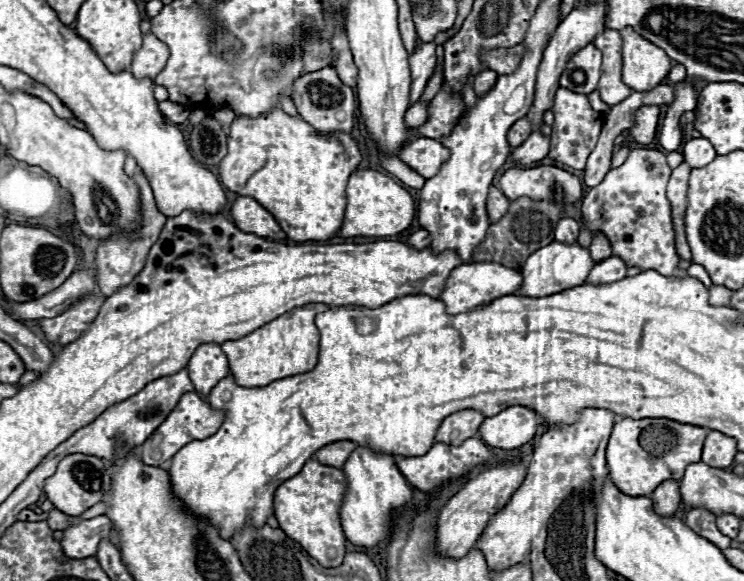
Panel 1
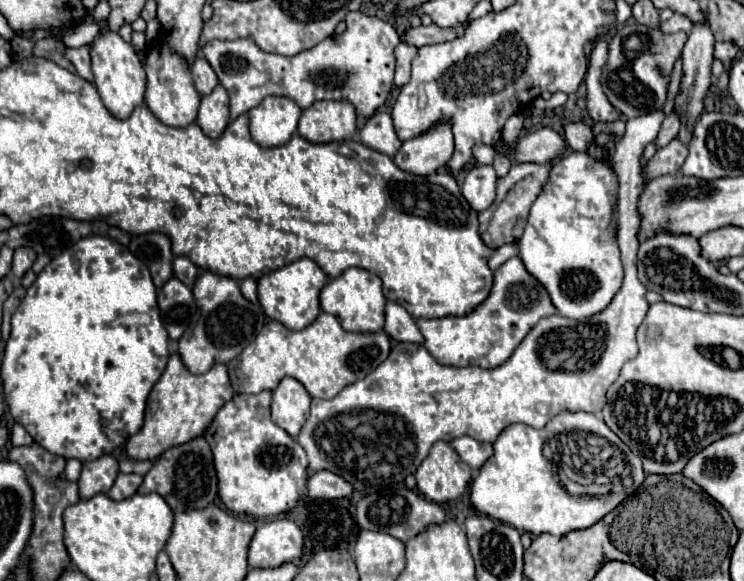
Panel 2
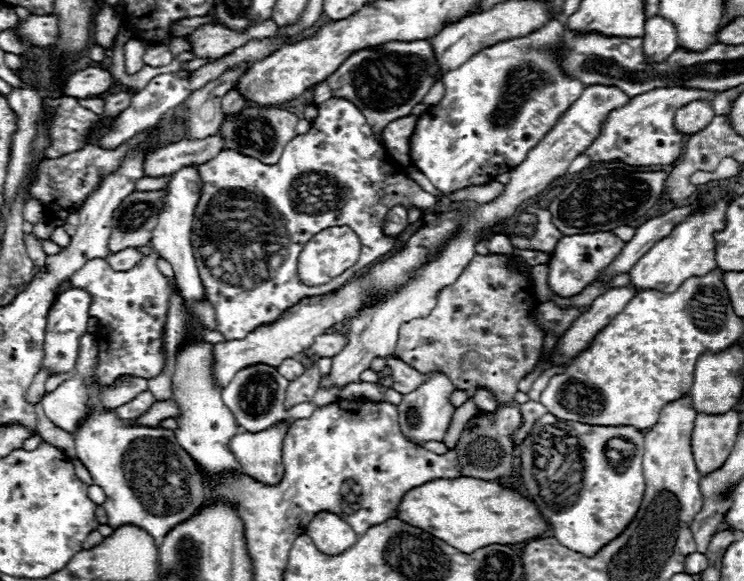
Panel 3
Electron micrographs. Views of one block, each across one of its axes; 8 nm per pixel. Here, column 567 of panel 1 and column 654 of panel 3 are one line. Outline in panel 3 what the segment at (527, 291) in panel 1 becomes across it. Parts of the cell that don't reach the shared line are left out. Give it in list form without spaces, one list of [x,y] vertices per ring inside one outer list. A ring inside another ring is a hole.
[[[718,202],[716,208],[698,212],[690,218],[686,218],[682,224],[678,224],[666,238],[658,240],[628,272],[630,274],[630,286],[636,290],[660,290],[660,292],[676,292],[680,284],[684,284],[692,276],[704,276],[716,268],[714,260],[714,232],[724,228],[724,212],[728,204]]]

